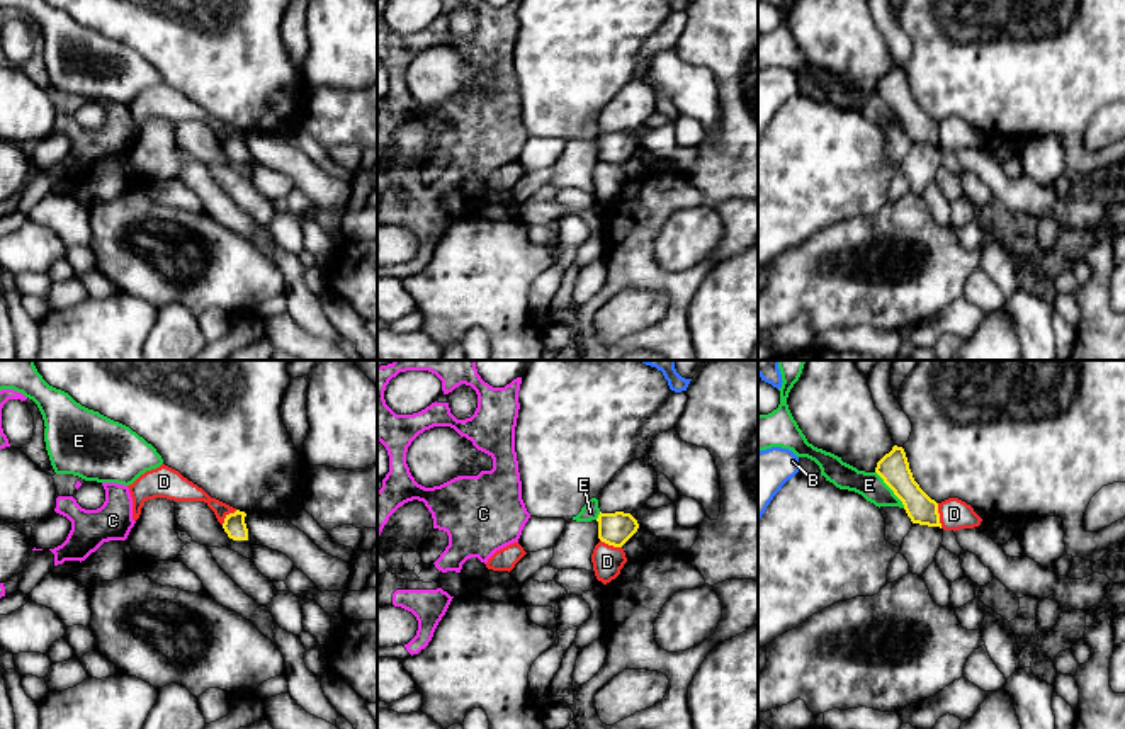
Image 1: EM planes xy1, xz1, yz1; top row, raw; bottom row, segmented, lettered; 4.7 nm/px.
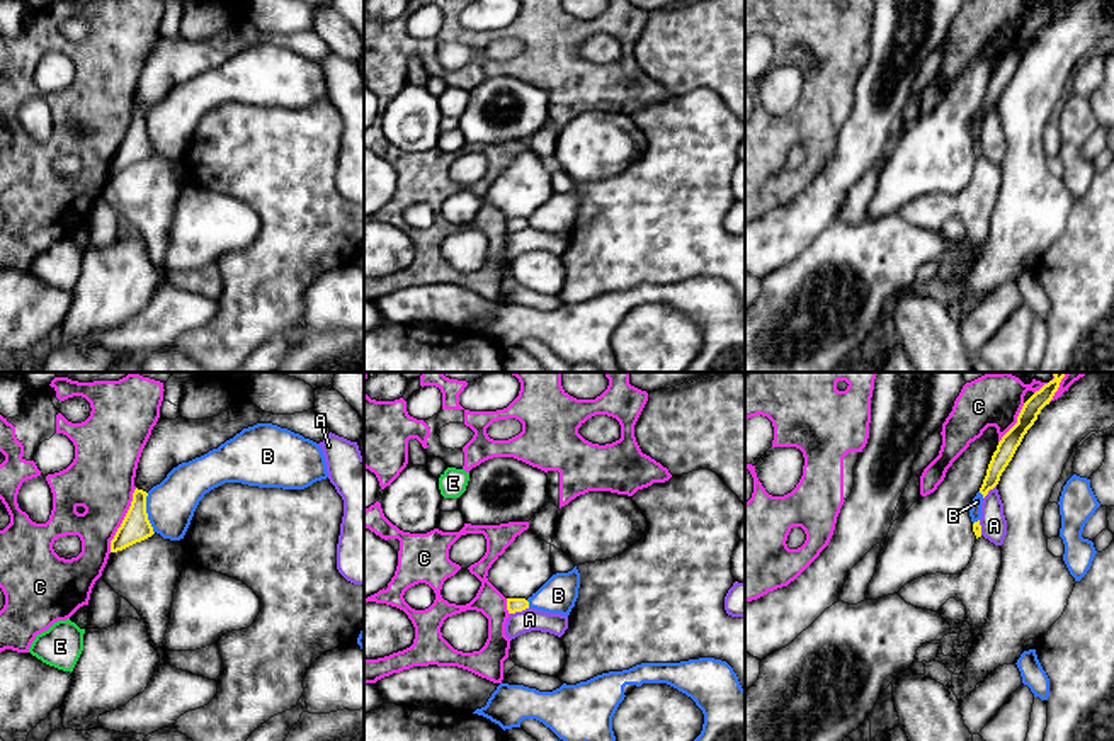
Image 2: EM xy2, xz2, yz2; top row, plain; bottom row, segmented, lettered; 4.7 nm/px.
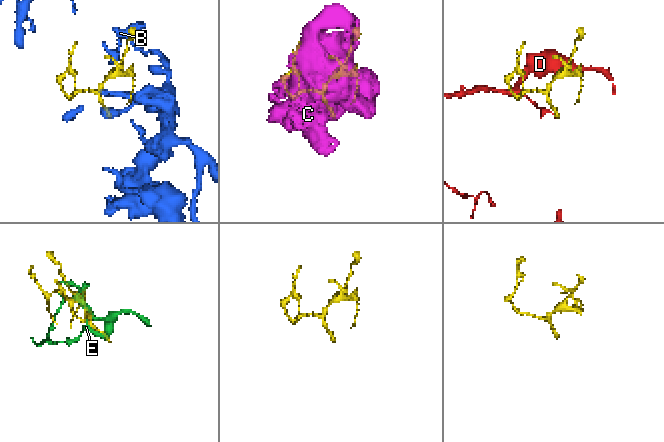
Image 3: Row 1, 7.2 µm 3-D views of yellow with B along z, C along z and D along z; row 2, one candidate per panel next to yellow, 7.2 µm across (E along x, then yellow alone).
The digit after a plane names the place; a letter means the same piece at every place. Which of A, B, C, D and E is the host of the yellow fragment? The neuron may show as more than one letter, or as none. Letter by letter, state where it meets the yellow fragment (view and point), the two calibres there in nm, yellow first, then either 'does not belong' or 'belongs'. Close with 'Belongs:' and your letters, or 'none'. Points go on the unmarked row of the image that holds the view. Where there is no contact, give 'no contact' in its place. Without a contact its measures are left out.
A: contact xz2 (519, 230); calibres 70 and 110 nm; does not belong
B: contact xy2 (147, 133); calibres 140 and 240 nm; does not belong
C: contact xy2 (123, 140); calibres 140 and 320 nm; does not belong
D: contact yz1 (938, 135); calibres 140 and 140 nm; does not belong
E: contact yz1 (891, 107); calibres 150 and 120 nm; does not belong
Belongs: none

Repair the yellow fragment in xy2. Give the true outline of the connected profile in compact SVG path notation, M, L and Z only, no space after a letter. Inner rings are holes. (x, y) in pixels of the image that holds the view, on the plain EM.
M138 107L134 109L131 126L111 160L111 172L122 170L155 153L146 133L146 116L146 110Z

